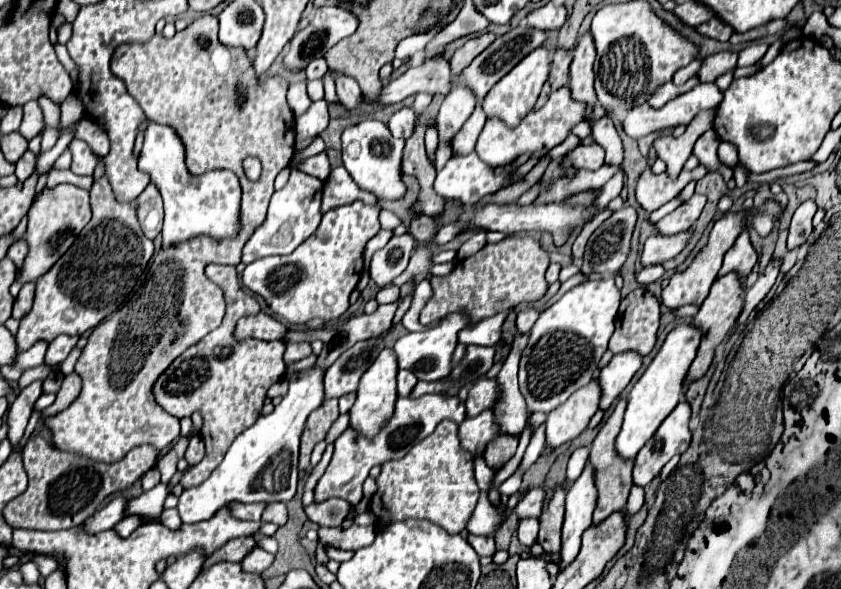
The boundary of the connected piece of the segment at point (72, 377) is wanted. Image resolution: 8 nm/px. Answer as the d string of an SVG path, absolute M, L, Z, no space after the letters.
M73 372L69 374L69 378L63 378L63 384L57 392L57 400L49 408L45 408L41 416L55 416L57 412L65 410L79 396L79 390L81 390L81 378Z

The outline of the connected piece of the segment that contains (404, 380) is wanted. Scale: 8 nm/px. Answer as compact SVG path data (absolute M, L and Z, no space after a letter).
M399 370L397 374L397 394L399 396L409 396L415 384L417 384L417 378L413 376L411 370Z

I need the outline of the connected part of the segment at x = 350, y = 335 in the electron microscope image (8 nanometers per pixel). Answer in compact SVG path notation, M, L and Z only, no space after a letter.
M397 302L381 304L373 314L361 314L361 316L349 318L339 326L317 330L319 332L317 340L323 342L323 350L317 356L317 362L313 366L327 370L335 362L335 358L341 356L353 344L379 336L381 332L391 328L395 308L397 308Z

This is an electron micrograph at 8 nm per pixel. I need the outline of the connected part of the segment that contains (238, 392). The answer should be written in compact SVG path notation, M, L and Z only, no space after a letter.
M209 264L207 266L207 278L213 280L225 294L227 302L227 314L221 322L221 326L213 332L209 332L203 340L197 344L189 346L177 360L169 364L169 368L155 380L151 394L155 402L171 416L175 418L185 418L191 416L195 410L201 412L203 416L203 426L201 426L201 440L205 442L207 454L205 458L195 464L191 470L185 472L181 478L183 488L190 488L201 484L209 474L221 464L221 458L229 450L231 442L253 422L259 418L259 410L265 400L265 392L269 390L271 384L281 380L281 372L285 372L285 362L283 362L283 352L285 352L285 342L283 340L245 340L237 342L233 338L235 324L241 316L247 314L257 314L261 306L257 300L243 290L239 284L239 276L233 266L219 266L219 264Z

